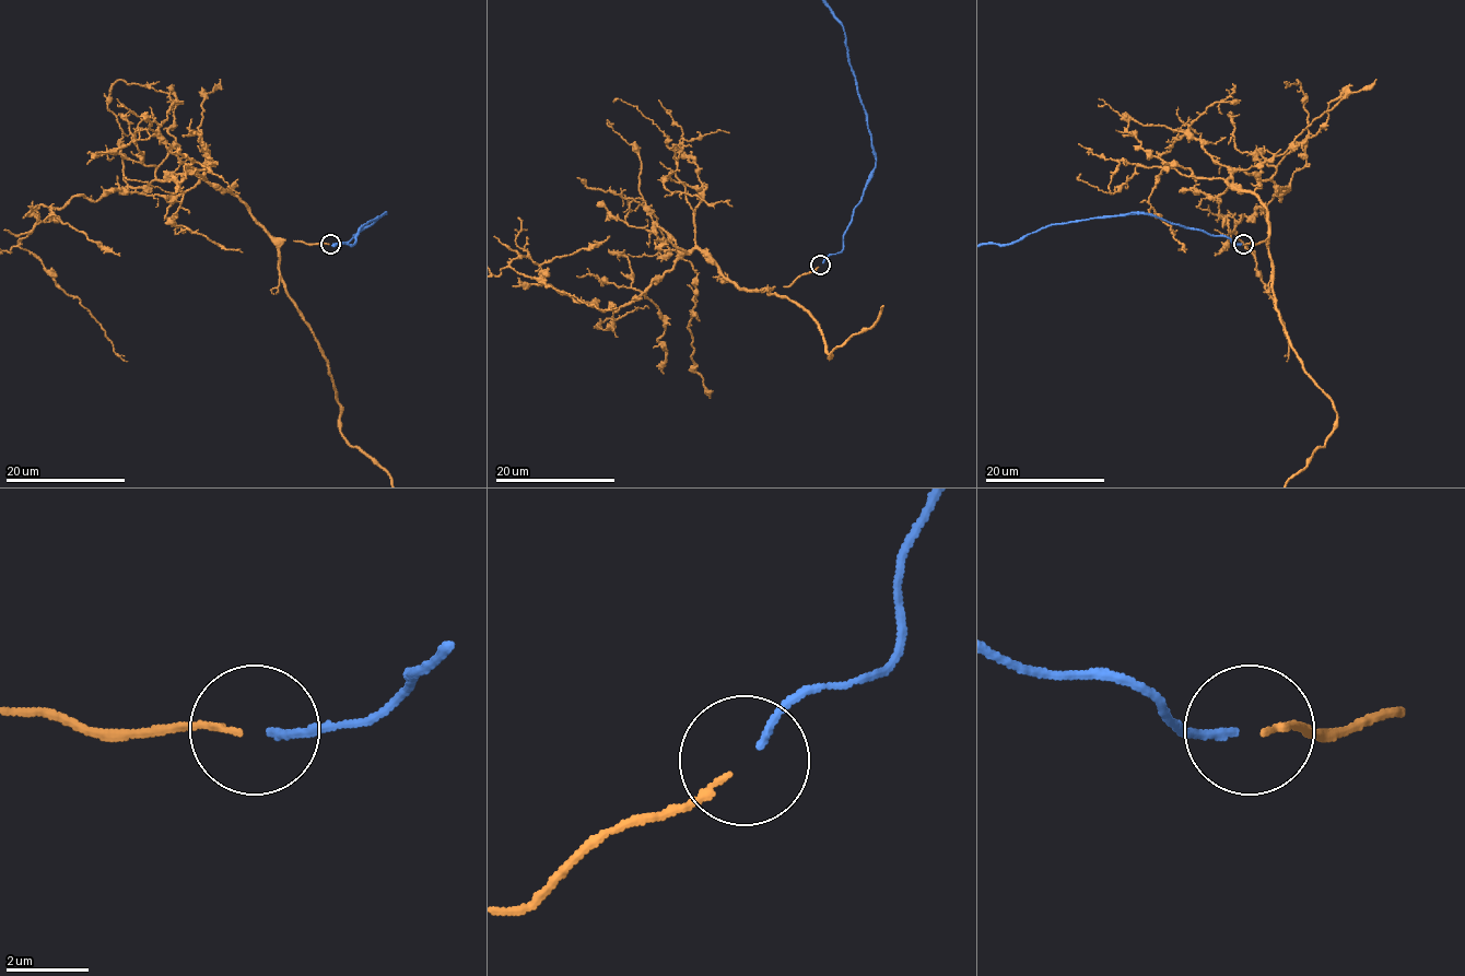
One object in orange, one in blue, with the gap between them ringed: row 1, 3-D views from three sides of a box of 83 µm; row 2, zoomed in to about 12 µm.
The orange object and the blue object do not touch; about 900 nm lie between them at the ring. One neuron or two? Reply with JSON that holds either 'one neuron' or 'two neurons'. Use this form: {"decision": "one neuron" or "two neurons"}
{"decision": "one neuron"}

